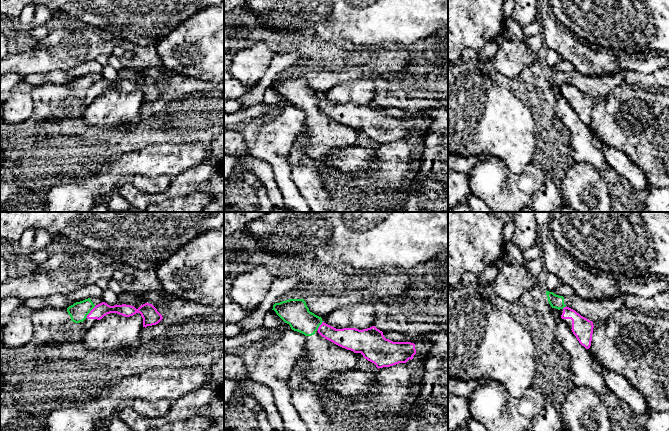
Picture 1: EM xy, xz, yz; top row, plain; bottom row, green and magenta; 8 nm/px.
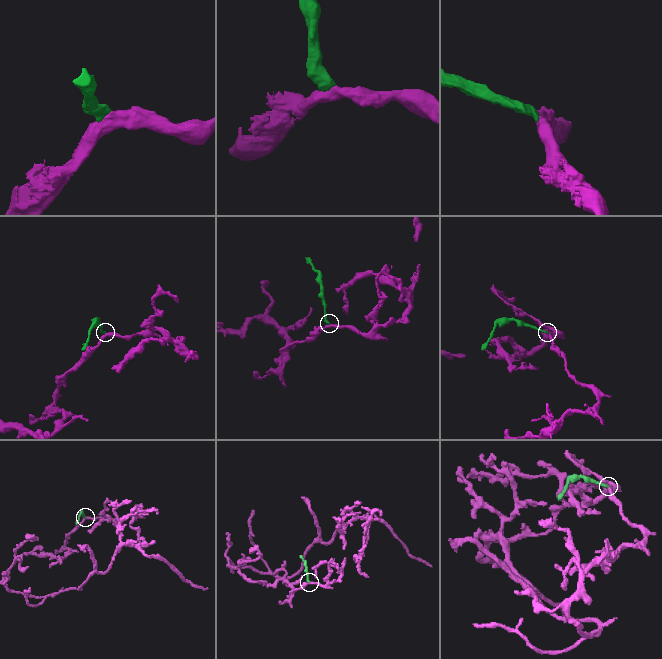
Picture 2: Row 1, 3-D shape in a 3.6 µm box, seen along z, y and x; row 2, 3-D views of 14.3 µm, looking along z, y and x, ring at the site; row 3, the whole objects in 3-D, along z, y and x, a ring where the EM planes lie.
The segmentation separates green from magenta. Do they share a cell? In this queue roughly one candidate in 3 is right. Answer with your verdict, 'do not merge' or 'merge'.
do not merge

